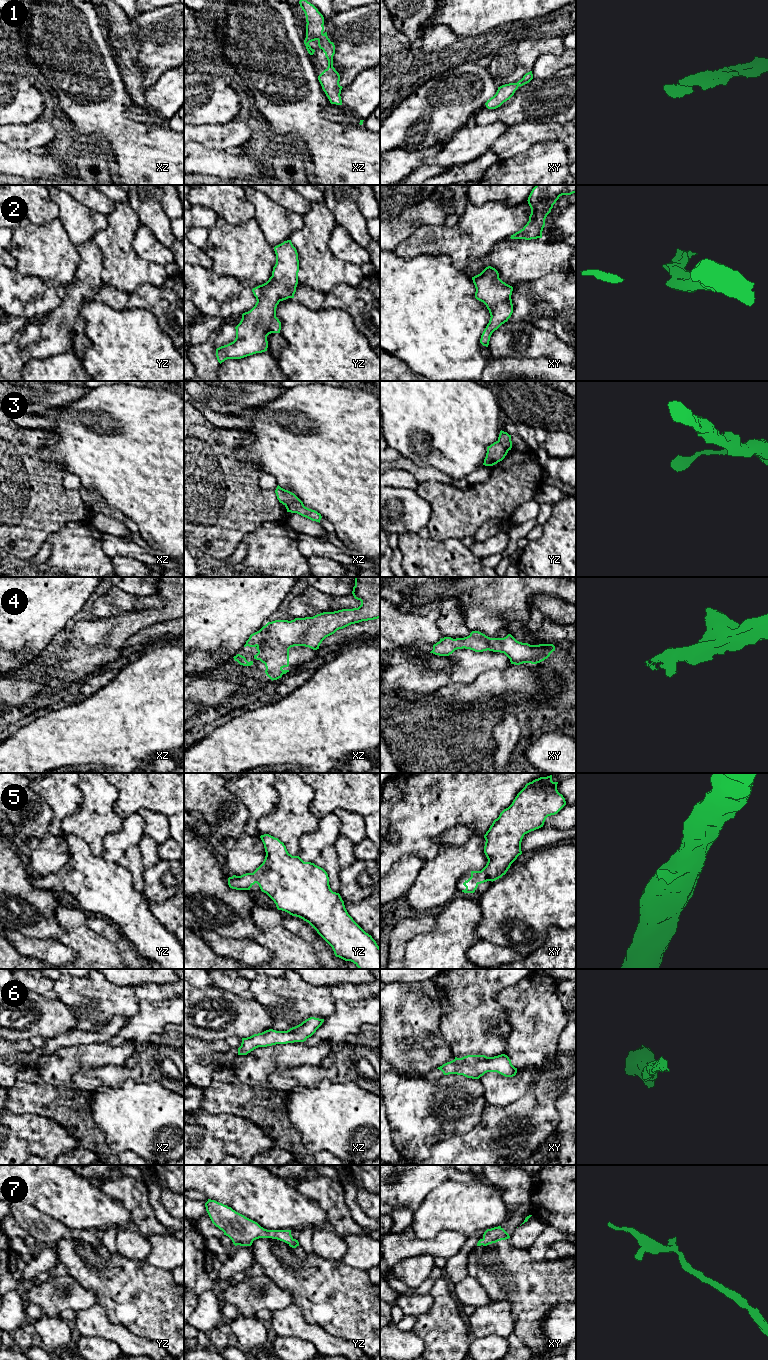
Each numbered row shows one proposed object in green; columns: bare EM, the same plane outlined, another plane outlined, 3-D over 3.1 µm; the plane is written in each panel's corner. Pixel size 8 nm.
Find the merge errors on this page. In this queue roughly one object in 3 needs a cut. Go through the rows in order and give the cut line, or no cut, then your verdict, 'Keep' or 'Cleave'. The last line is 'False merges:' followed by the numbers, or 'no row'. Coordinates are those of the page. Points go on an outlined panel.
1: No split. Keep
2: No split. Keep
3: No split. Keep
4: No split. Keep
5: No split. Keep
6: No split. Keep
7: No split. Keep
False merges: no row

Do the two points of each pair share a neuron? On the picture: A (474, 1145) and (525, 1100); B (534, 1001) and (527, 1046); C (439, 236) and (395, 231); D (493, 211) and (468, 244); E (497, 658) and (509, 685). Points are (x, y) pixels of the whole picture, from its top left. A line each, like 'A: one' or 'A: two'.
A: one
B: one
C: two
D: one
E: two

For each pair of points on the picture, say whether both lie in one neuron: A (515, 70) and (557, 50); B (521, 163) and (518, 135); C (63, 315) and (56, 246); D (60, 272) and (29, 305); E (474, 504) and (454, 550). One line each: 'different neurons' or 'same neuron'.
A: same neuron
B: different neurons
C: different neurons
D: different neurons
E: different neurons

